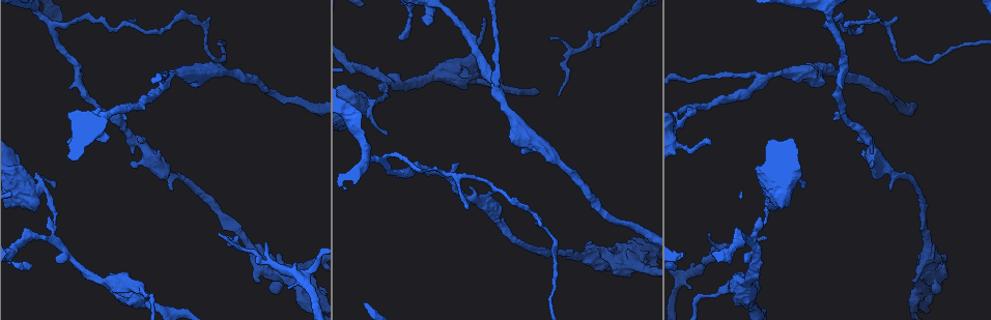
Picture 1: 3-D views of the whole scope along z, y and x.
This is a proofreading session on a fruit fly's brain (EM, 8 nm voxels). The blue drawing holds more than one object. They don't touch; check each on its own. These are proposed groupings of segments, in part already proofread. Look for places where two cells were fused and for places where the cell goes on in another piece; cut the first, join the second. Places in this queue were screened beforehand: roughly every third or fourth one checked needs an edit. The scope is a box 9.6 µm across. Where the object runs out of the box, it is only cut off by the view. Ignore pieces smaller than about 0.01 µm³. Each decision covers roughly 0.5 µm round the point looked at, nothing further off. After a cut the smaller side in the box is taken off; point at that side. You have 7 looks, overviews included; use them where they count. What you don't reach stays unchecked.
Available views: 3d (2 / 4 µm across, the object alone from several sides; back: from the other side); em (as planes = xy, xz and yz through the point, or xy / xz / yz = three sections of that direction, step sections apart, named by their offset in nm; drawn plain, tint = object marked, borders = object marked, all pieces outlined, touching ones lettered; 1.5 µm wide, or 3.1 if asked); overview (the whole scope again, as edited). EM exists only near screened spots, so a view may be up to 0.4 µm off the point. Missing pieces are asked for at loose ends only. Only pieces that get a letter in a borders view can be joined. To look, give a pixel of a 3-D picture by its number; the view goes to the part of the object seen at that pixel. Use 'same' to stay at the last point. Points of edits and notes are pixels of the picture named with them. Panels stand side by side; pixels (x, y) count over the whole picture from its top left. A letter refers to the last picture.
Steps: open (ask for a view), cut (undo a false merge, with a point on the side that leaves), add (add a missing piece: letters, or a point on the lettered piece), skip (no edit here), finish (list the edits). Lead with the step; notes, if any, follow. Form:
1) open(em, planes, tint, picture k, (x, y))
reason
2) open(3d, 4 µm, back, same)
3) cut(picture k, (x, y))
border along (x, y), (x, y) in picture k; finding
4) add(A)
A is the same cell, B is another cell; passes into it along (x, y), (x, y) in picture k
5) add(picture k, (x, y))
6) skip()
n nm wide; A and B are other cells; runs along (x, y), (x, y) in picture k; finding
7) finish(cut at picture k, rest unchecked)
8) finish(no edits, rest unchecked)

open(em, planes, borders, picture 1, (895, 16))
branch stops here

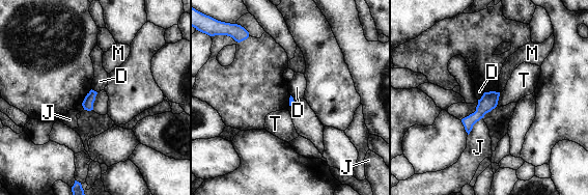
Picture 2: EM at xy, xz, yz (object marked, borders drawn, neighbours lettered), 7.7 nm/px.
skip()
D, J, M and T are other cells; runs along (496, 94), (468, 123), (468, 129) in picture 2; no lettered piece goes on from it

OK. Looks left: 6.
open(em, xy, step 8, borders, picture 1, (469, 79))
an open end

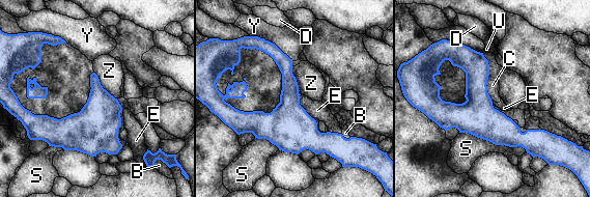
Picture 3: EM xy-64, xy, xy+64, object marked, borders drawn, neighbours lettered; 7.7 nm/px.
open(em, planes, borders, same)

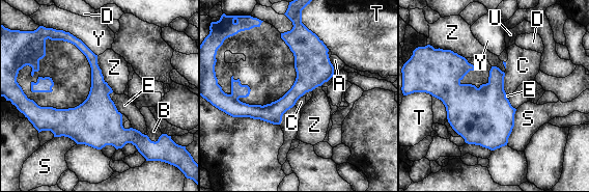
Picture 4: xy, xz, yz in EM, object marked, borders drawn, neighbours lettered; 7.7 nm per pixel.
skip()
A, B, C, D, E, S, T, U, Y and Z are other cells; border along (112, 91), (109, 97), (121, 114) in picture 4; none of them fits

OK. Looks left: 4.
open(3d, 4 µm, picture 1, (387, 83))
calibre changes

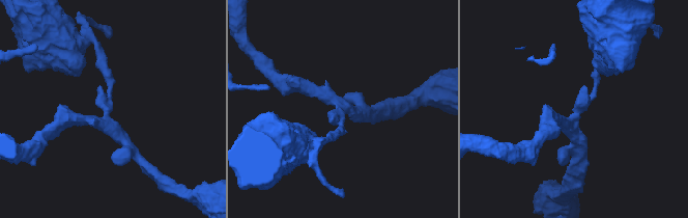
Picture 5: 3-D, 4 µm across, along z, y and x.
open(em, planes, borders, picture 5, (108, 122))
4 arms

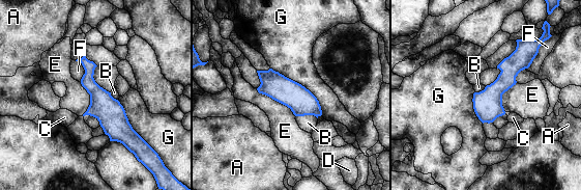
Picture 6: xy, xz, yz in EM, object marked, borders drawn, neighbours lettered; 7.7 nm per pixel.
skip()
A, B, C, D, E, F and G are other cells; runs along (82, 60), (88, 83), (128, 144) in picture 6; continuous, no second cell

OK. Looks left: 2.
finish(no edits, rest unchecked)

